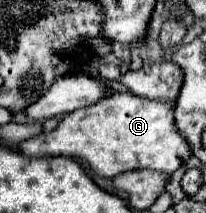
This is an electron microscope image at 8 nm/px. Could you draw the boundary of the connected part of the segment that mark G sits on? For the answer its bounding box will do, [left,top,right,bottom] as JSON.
[16,92,190,178]

